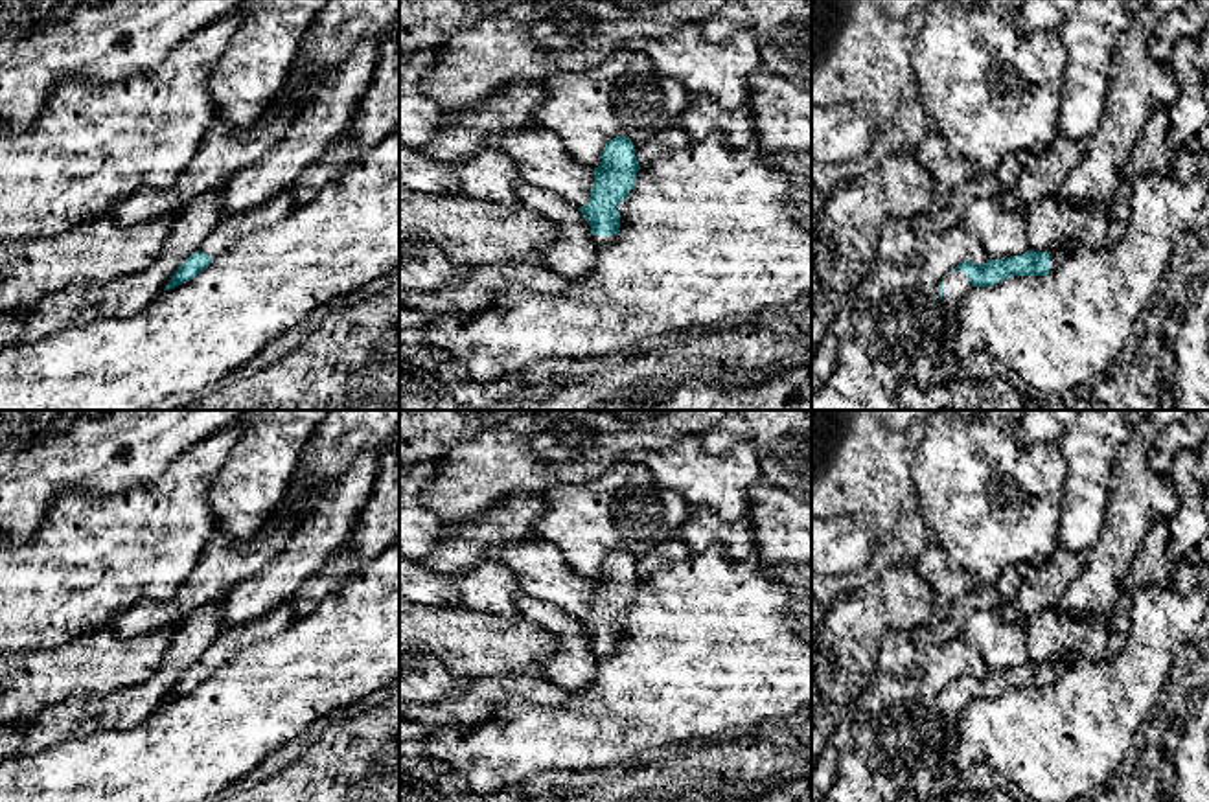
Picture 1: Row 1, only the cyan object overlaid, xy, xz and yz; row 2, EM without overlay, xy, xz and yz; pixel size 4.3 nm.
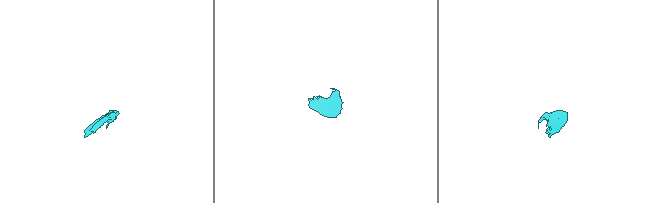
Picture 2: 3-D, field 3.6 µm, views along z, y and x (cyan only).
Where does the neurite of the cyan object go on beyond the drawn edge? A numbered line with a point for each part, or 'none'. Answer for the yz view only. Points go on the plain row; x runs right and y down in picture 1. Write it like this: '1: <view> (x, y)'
1: yz (1060, 664)
2: yz (955, 696)

